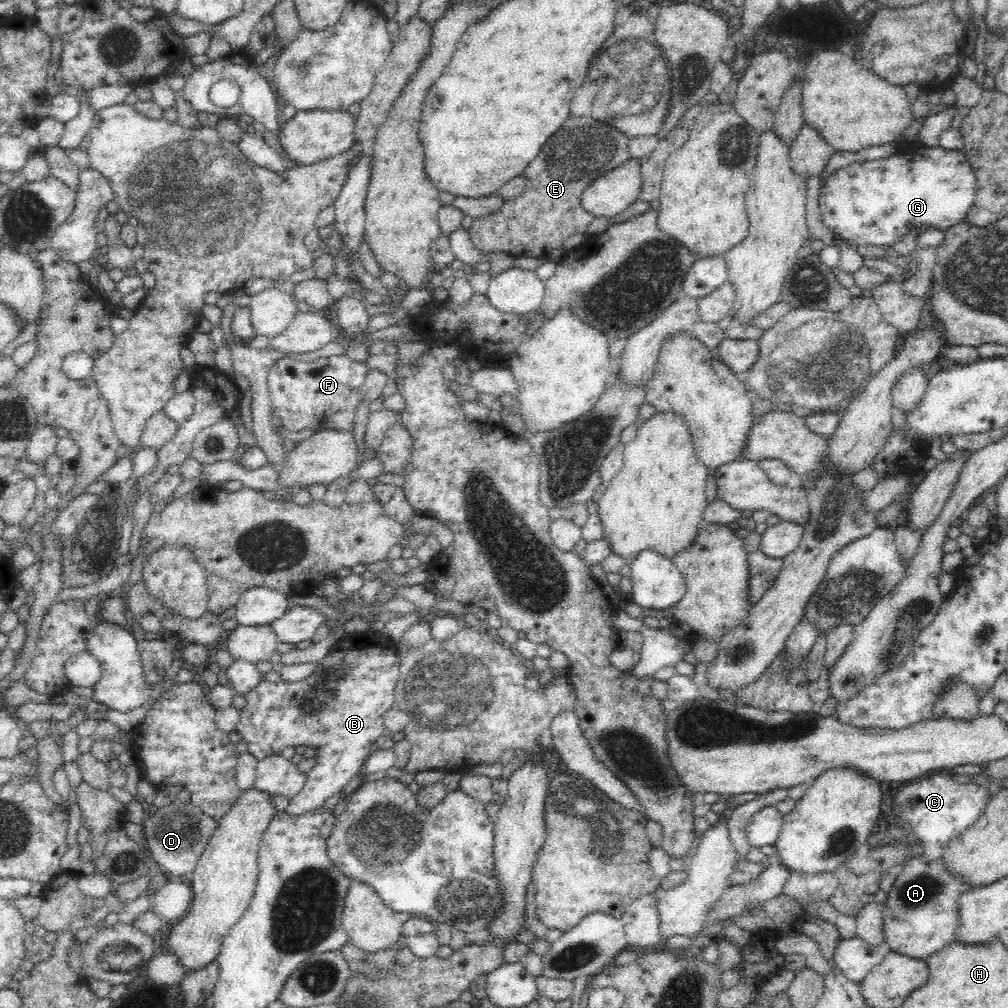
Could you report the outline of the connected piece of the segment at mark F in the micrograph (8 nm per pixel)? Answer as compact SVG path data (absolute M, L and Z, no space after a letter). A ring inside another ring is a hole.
M348 355L319 357L314 362L279 358L267 372L271 407L282 420L282 429L299 432L304 429L353 431L354 418L361 402L360 388L370 368Z

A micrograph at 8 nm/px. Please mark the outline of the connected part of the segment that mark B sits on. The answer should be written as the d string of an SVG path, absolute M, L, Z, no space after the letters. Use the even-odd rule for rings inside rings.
M366 630L356 632L346 638L337 640L329 654L320 660L315 673L296 682L284 681L280 673L270 671L261 674L259 683L243 694L246 706L241 710L237 731L241 740L248 745L248 752L256 760L264 760L267 756L278 754L287 746L313 746L318 752L315 766L306 773L304 788L289 799L285 812L292 816L300 816L320 808L328 798L340 792L350 782L365 763L367 756L375 749L375 742L387 733L383 716L395 704L396 684L399 680L400 663L397 644L386 635Z

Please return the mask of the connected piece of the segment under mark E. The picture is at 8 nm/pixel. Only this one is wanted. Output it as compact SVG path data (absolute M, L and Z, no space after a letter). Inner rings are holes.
M591 116L568 117L566 124L544 144L538 158L528 164L524 172L528 176L525 191L504 201L496 212L473 219L468 230L472 245L484 255L506 252L513 258L546 258L551 250L563 246L567 237L587 233L595 216L583 209L581 194L596 178L629 159L630 136L630 133Z

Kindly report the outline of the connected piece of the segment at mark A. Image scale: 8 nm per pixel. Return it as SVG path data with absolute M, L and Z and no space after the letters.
M924 854L910 860L887 892L883 908L884 948L908 957L925 959L955 940L959 928L958 900L963 879L948 871L939 857L928 860Z

